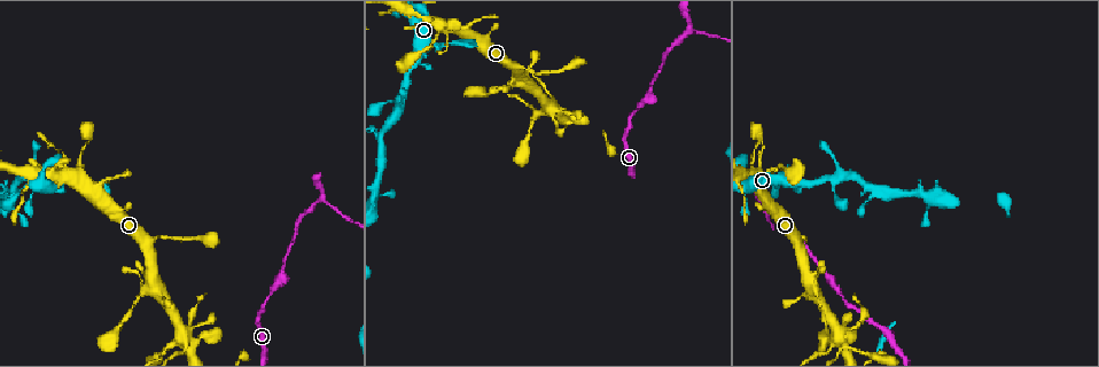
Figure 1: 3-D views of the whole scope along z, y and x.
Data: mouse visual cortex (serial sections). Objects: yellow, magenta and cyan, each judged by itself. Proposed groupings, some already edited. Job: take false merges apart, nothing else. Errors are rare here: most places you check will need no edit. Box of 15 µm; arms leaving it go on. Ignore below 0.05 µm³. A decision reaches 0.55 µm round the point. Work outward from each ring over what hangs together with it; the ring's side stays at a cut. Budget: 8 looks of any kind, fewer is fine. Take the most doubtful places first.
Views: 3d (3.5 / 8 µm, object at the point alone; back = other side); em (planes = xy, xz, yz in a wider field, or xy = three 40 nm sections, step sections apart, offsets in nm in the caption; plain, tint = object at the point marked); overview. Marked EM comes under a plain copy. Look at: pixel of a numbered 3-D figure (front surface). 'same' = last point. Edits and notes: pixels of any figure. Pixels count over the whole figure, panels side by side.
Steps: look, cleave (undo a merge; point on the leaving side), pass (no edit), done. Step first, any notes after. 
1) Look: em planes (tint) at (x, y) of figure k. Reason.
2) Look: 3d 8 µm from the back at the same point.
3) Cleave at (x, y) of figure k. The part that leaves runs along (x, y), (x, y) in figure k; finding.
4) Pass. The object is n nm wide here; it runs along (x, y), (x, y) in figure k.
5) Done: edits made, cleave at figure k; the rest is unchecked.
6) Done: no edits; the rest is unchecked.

Look: 3d 3.5 µm at (161, 353) of figure 1. Two arms in line, one across.

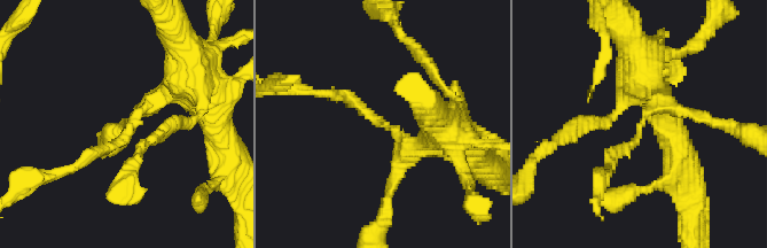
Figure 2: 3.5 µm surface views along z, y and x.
Look: em xy step 2 (tint) at (392, 129) of figure 2. 3 arms meet here; the arms are 150, 150, 400 nm wide; now the EM.

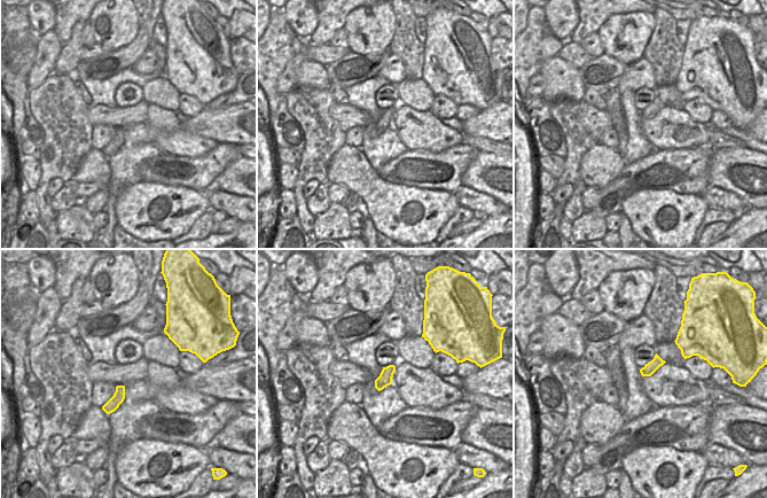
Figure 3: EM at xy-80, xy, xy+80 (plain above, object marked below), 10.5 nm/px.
Pass. One cell here.

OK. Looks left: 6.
Look: 3d 3.5 µm at (817, 274) of figure 1. Calibre changes.

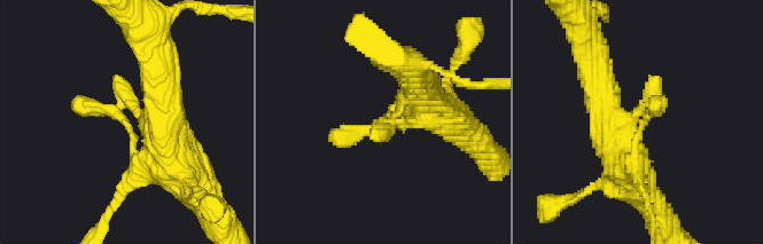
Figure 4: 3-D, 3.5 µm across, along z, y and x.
Look: em planes (tint) at (639, 109) of figure 4.

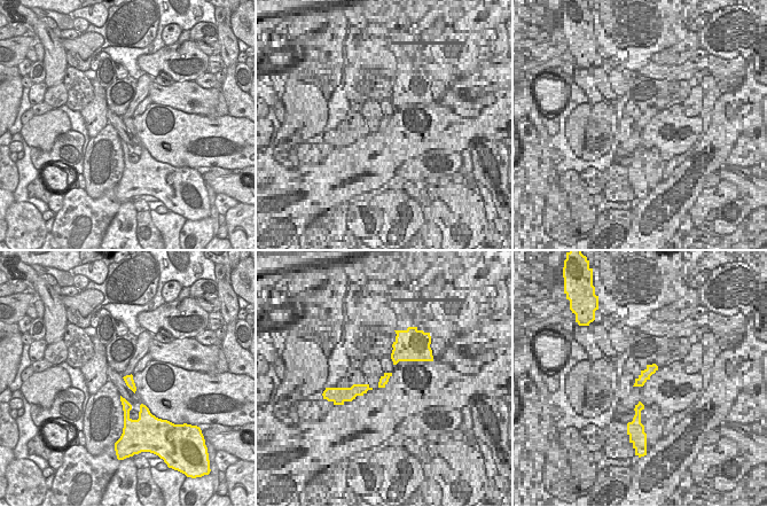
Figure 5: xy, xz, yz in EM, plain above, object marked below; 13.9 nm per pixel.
Pass. It runs along (418, 79), (382, 130), (333, 141) in figure 4; all the same cell.

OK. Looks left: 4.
Look: 3d 3.5 µm at (396, 100) of figure 1. Small branch off a trunk.

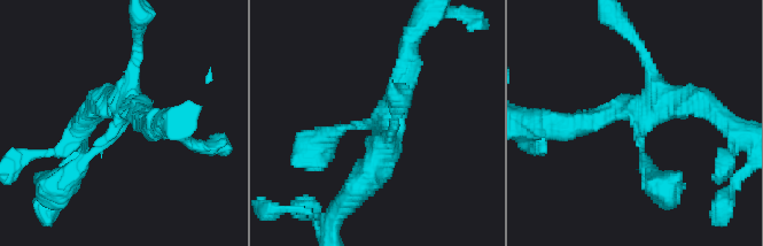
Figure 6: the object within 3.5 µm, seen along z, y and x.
Look: em xy step 2 (tint) at (133, 108) of figure 6. Shape alone is not enough.

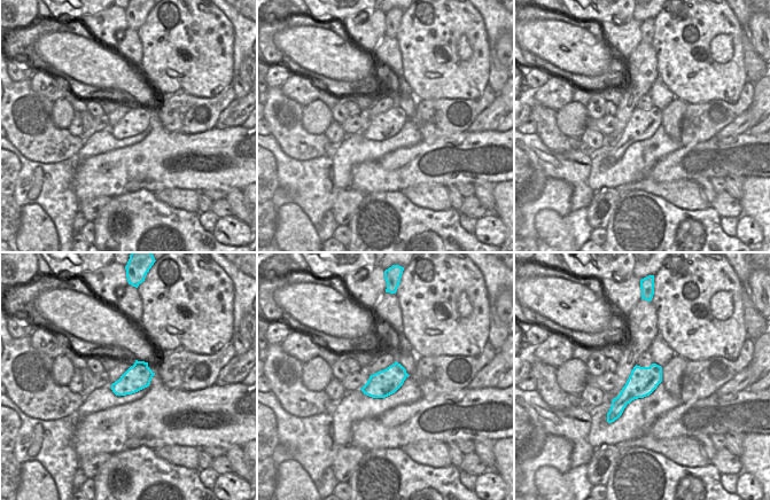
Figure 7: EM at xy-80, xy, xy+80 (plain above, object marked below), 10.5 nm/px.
Pass. The object is 280 nm wide here; it runs along (407, 54), (390, 137), (358, 186) in figure 6; one cell here.

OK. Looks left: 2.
Done: no edits; the rest is unchecked.

